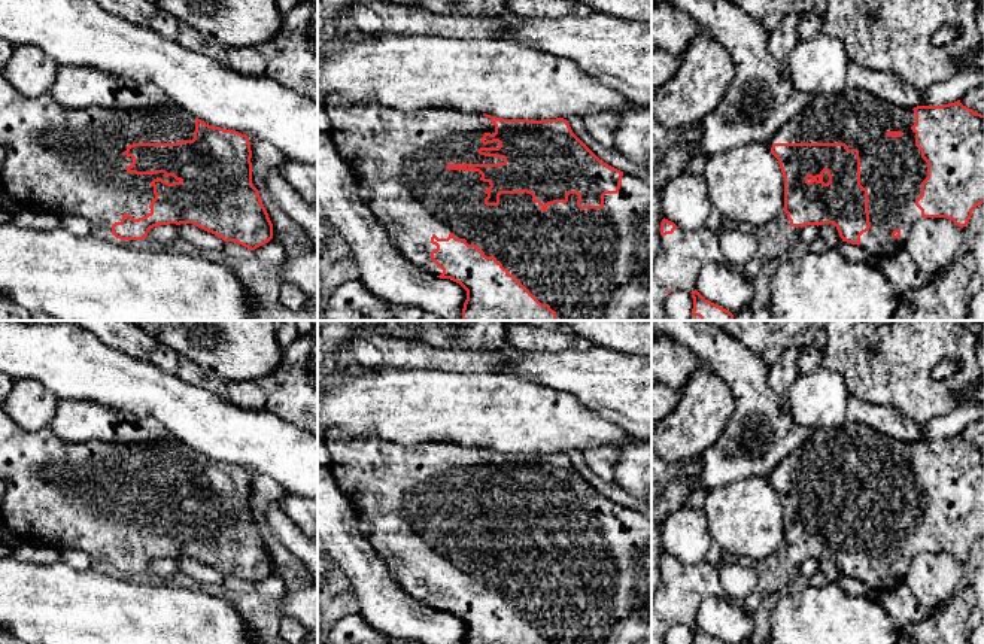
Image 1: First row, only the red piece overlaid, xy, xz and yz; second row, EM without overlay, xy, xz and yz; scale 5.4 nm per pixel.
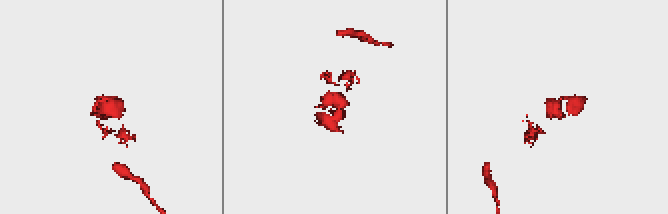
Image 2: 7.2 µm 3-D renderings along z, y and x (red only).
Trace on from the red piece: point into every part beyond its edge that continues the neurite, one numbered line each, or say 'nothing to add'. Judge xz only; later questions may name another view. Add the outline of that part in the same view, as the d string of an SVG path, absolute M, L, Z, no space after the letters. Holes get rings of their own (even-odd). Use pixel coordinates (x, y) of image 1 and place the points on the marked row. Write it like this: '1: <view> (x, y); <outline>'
1: xz (588, 264); M329 97L325 103L327 113L331 119L331 137L334 140L335 149L338 155L346 161L350 167L356 180L367 183L371 186L371 198L367 206L371 209L377 221L385 228L389 242L400 250L400 253L413 265L416 265L420 271L440 276L443 270L431 261L431 252L437 249L435 244L431 243L431 237L435 234L438 239L447 239L450 233L455 234L456 239L465 239L468 244L477 244L480 250L485 252L486 256L495 256L498 262L502 264L504 268L508 270L541 304L549 304L552 310L556 312L558 321L652 321L652 240L643 231L643 222L652 212L652 188L646 180L623 173L622 185L617 194L605 194L604 195L604 207L602 209L580 209L577 206L578 195L570 194L567 203L555 203L549 204L547 210L543 212L538 203L532 201L532 195L526 192L520 194L501 194L498 206L486 206L485 198L488 194L485 192L491 185L489 182L483 182L479 171L465 171L465 170L447 170L447 164L498 164L504 162L504 158L485 157L477 151L480 148L498 148L499 143L482 143L482 137L485 133L495 133L495 125L491 122L491 118L486 118L483 113L467 113L462 110L447 109L447 107L432 107L423 110L411 110L403 112L385 106L383 103L367 98L362 101L350 101L344 97Z

